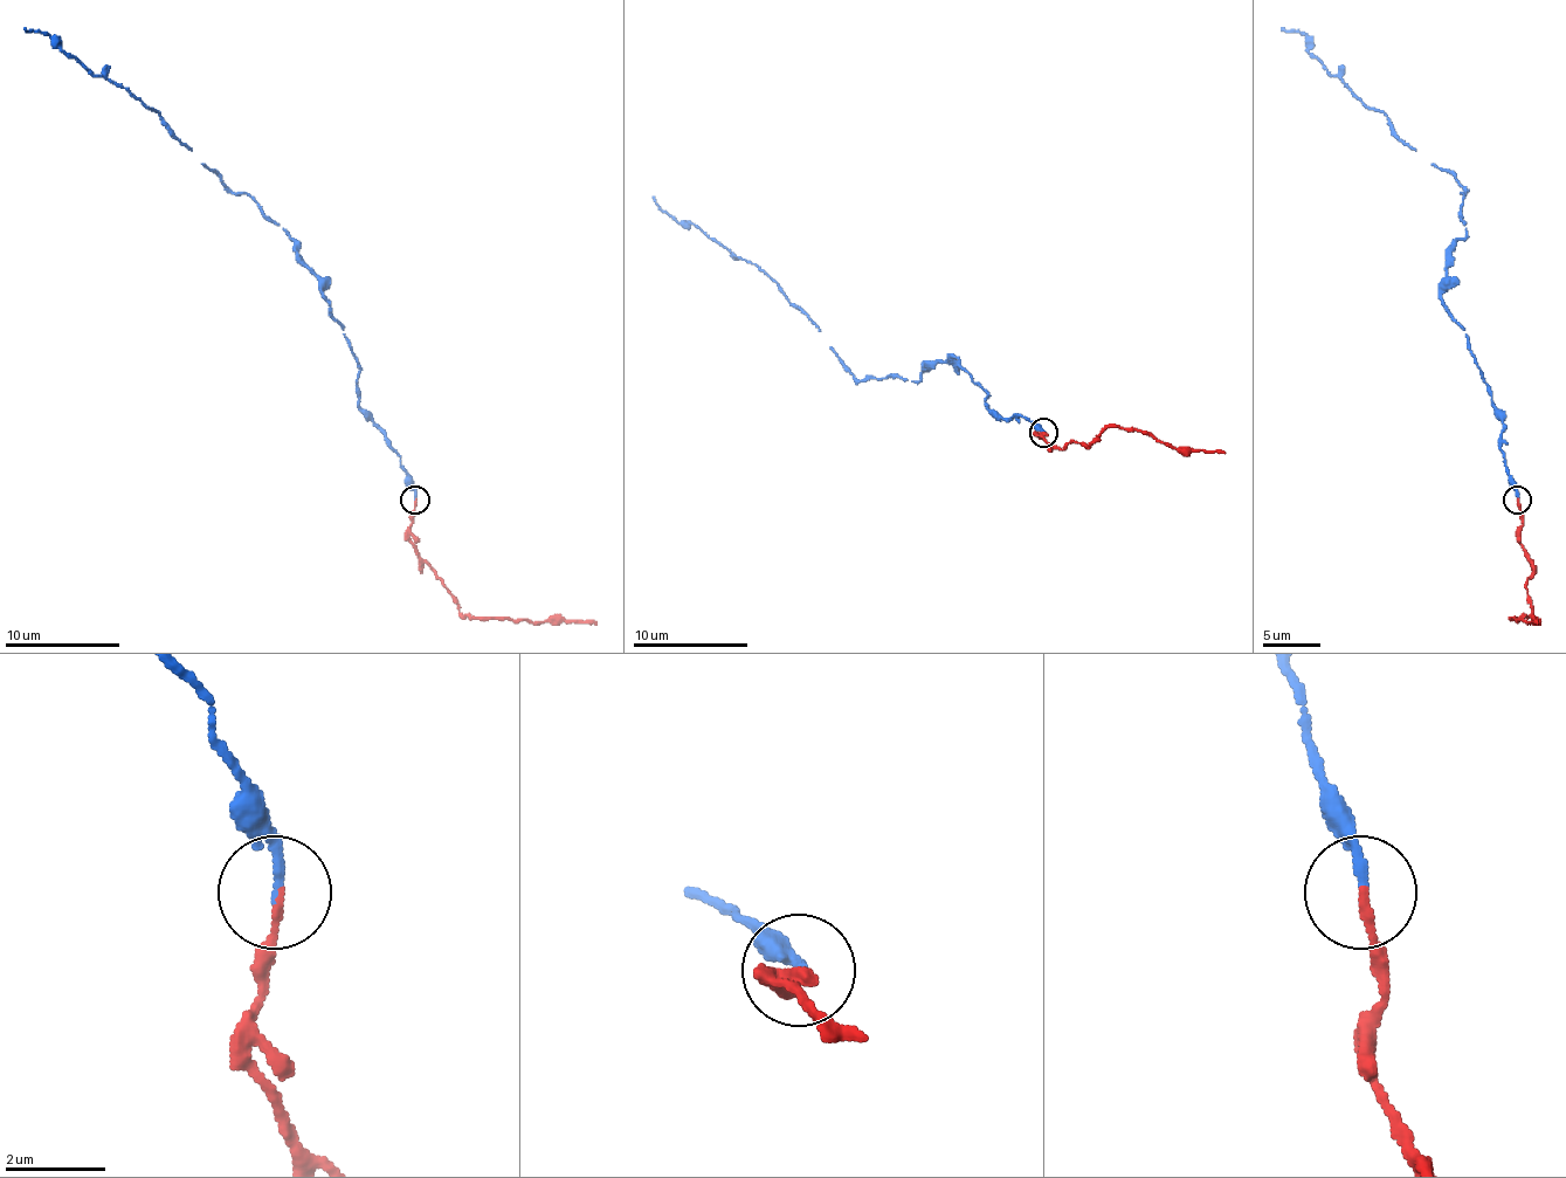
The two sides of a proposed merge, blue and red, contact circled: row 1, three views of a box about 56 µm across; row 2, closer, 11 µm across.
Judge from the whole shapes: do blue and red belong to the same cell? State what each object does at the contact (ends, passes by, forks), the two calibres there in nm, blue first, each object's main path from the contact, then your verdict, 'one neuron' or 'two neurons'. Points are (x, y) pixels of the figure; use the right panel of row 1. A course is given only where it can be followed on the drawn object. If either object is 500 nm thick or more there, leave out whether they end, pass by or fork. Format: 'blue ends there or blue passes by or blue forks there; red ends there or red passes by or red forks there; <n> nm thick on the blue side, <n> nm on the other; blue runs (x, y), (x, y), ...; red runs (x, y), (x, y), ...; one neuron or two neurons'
blue ends there; red ends there; 180 nm thick on the blue side, 140 nm on the other; blue runs (1517, 500), (1502, 417), (1442, 282), (1464, 231), (1464, 187), (1328, 70), (1302, 33), (1282, 27); red runs (1517, 500), (1522, 516), (1519, 542), (1533, 571), (1527, 617), (1511, 619), (1537, 625); one neuron

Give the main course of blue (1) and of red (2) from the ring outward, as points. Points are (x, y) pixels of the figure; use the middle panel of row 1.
1: (1043, 432), (1021, 414), (998, 418), (952, 357), (915, 380), (857, 380), (766, 274), (652, 197)
2: (1043, 432), (1039, 434), (1061, 449), (1092, 443), (1110, 426), (1120, 426), (1150, 432), (1178, 449), (1225, 452)

